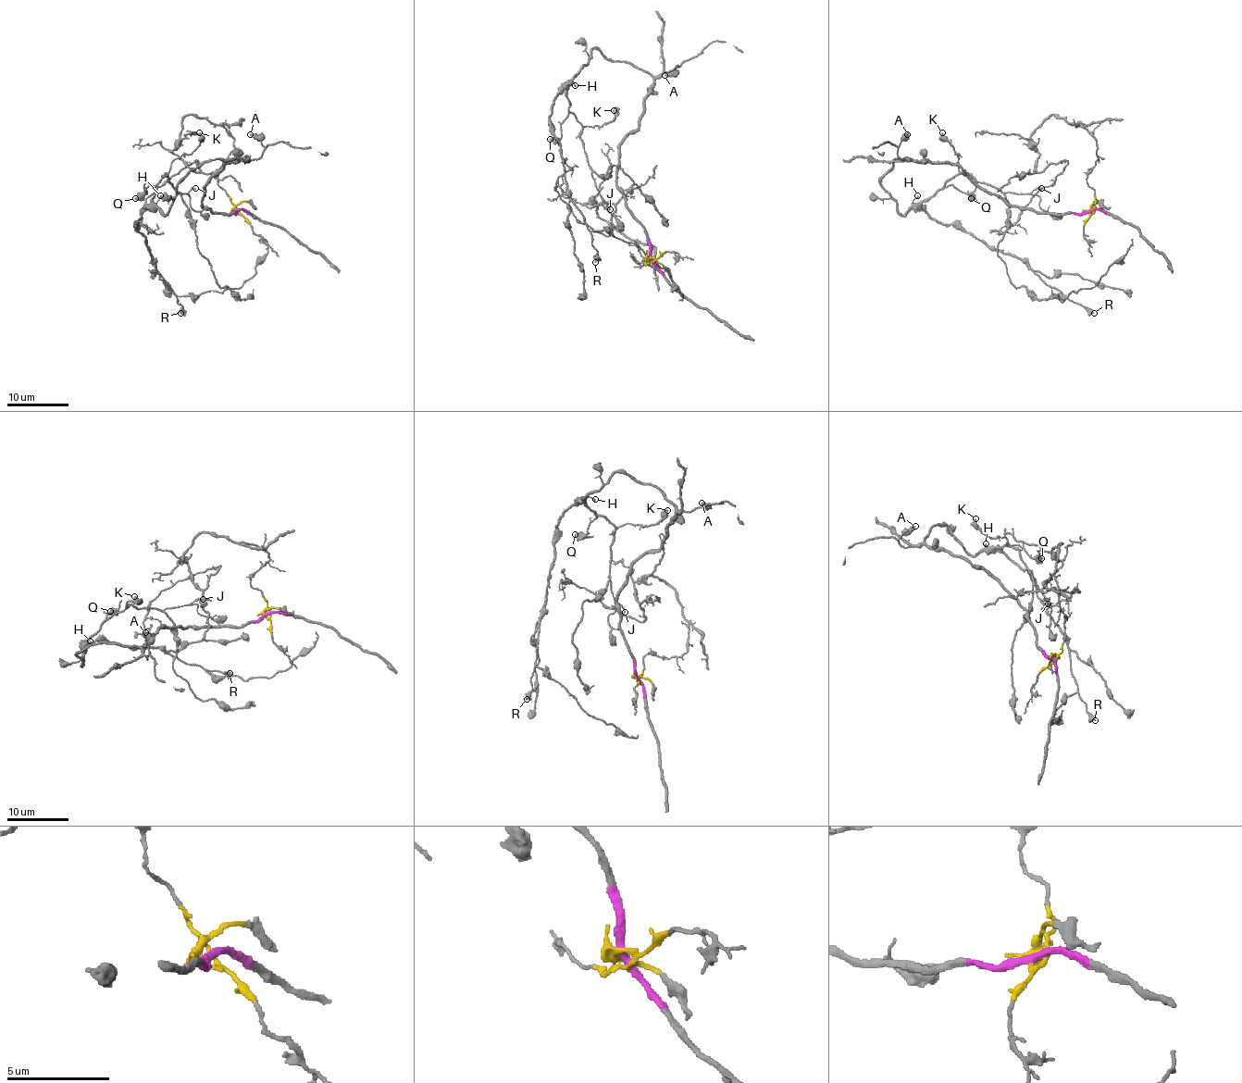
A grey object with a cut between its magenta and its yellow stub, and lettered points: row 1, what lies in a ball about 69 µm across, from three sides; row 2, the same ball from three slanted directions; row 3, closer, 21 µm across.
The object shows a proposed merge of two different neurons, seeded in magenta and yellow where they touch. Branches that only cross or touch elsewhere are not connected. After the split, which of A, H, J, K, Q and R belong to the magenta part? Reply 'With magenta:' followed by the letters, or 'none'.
With magenta: A, H, J, K, Q, R

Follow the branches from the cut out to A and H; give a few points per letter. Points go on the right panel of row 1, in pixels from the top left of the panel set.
A: (1091, 210), (1040, 213), (1007, 204), (977, 186), (958, 166), (902, 159), (898, 146), (907, 133)
H: (1091, 210), (1061, 213), (1022, 210), (977, 186), (958, 166), (895, 159), (881, 184), (902, 215), (918, 195)

